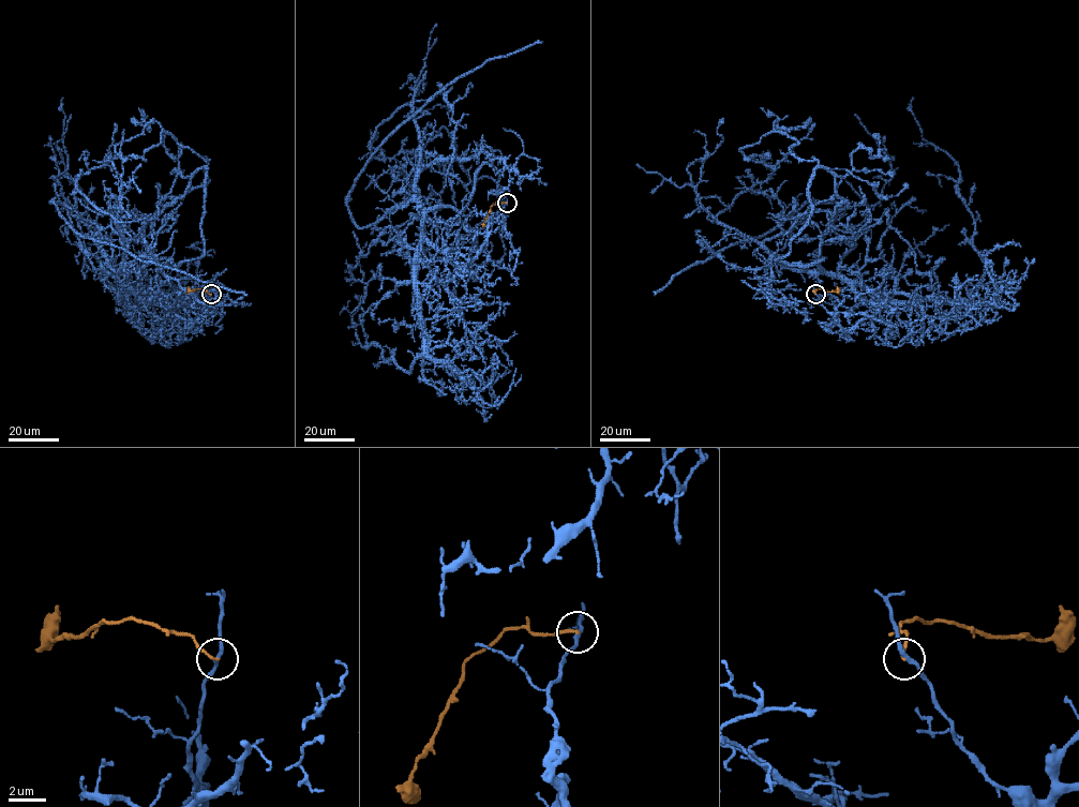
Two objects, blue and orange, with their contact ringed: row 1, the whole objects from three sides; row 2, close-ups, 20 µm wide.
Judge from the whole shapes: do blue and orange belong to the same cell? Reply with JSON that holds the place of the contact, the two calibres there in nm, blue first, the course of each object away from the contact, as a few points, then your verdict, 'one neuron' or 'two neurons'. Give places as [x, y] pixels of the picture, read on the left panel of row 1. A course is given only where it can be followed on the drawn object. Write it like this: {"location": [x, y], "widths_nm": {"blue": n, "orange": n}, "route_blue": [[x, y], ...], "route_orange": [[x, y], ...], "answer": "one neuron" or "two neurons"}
{"location": [211, 294], "widths_nm": {"blue": 220, "orange": 160}, "route_blue": [[211, 295], [192, 329], [144, 300], [80, 217], [53, 202], [78, 234], [246, 295]], "route_orange": [[211, 295], [197, 288], [188, 292], [189, 286]], "answer": "two neurons"}

